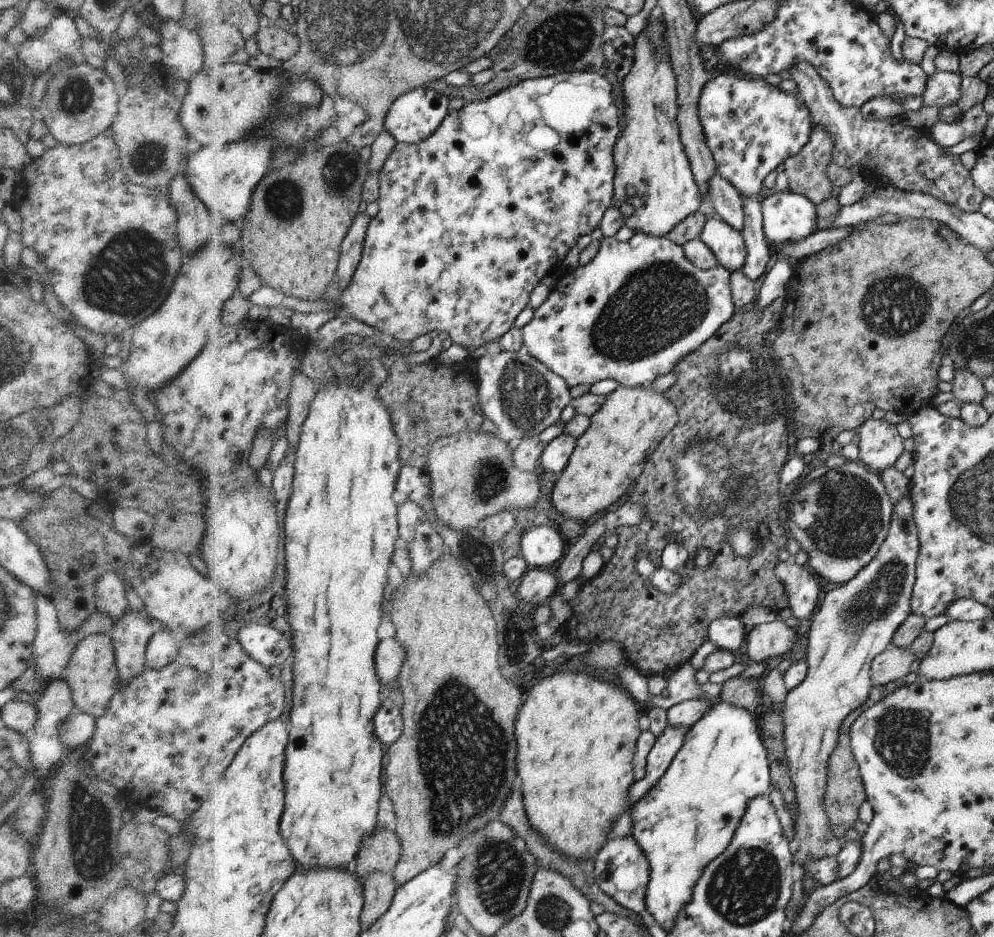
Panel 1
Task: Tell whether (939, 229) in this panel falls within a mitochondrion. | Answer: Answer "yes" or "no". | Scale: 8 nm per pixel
no

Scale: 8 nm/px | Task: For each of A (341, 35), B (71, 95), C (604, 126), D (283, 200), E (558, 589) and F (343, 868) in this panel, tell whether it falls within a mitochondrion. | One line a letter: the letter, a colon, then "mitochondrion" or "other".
A: mitochondrion
B: mitochondrion
C: other
D: mitochondrion
E: other
F: other

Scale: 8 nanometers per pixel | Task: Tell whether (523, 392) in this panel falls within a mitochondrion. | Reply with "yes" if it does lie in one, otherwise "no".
yes

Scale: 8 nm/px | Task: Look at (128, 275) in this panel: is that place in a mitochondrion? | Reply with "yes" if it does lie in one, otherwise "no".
yes

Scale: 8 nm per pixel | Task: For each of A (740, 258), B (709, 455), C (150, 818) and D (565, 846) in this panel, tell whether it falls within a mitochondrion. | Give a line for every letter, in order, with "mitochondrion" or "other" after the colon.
A: other
B: mitochondrion
C: other
D: other

